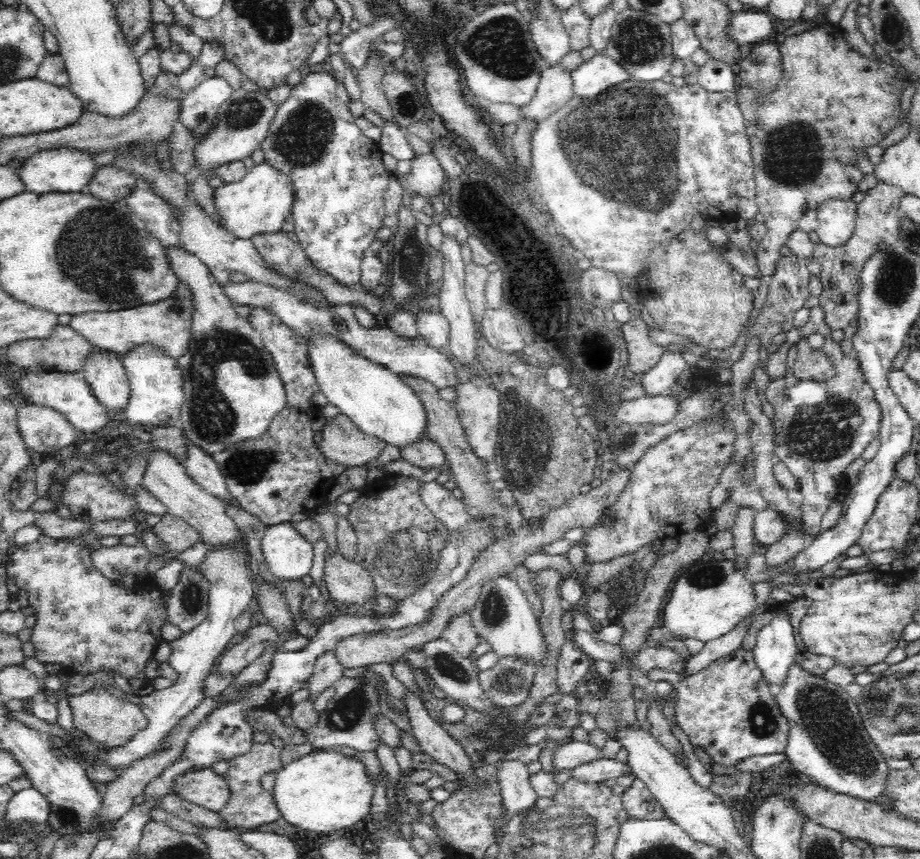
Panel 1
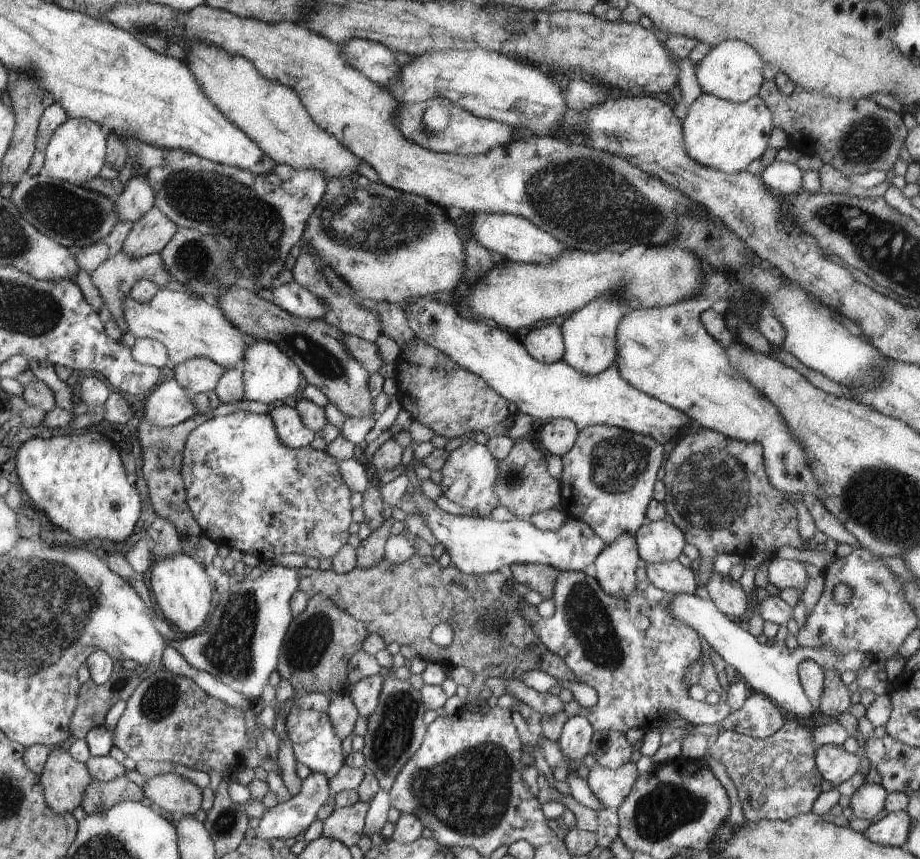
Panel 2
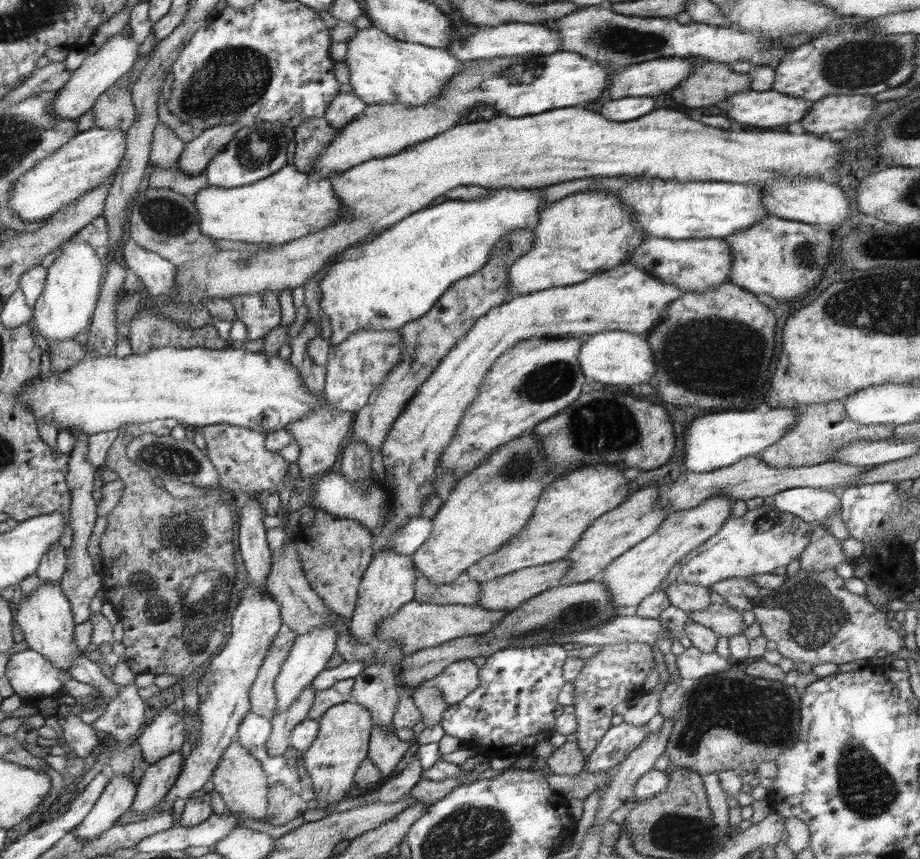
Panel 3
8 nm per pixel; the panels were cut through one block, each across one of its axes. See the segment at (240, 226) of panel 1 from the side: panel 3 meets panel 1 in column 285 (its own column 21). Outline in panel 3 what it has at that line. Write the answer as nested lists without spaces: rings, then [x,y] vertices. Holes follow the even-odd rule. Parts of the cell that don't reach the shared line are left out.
[[[93,127],[78,132],[50,156],[38,161],[38,165],[26,171],[12,191],[9,207],[24,223],[43,222],[62,208],[77,202],[84,194],[102,185],[110,175],[115,175],[125,158],[128,146],[124,130],[104,130]]]

